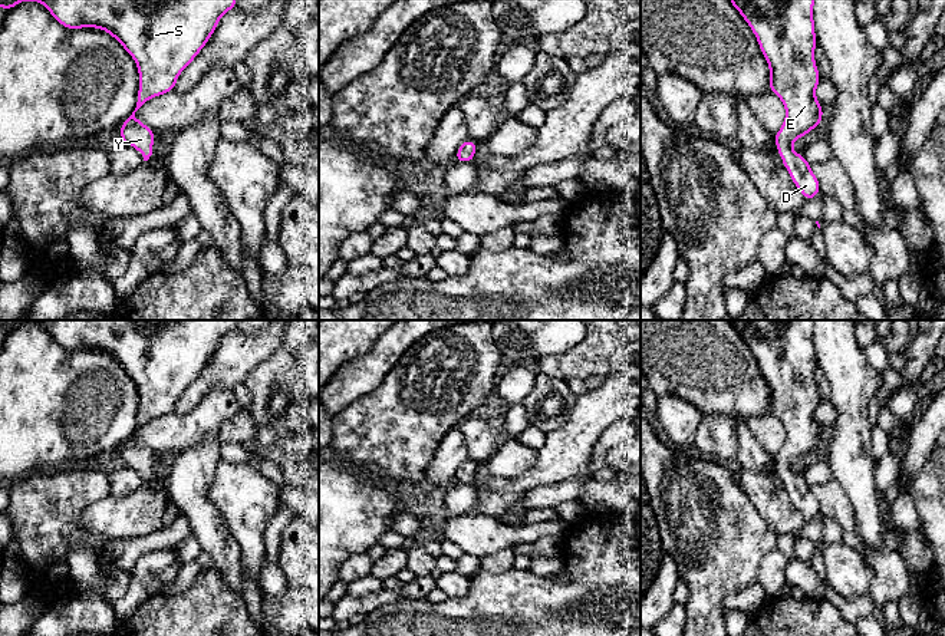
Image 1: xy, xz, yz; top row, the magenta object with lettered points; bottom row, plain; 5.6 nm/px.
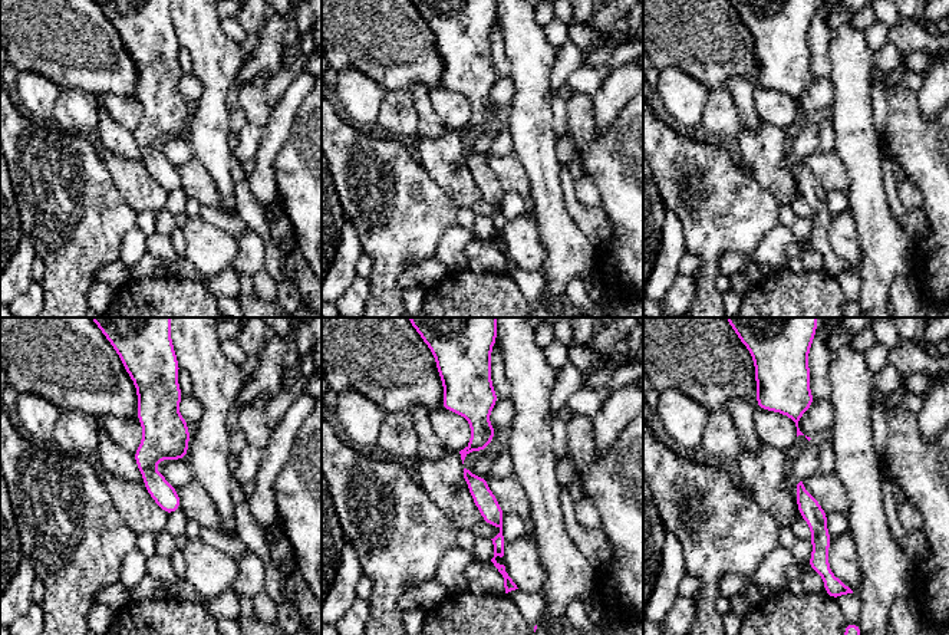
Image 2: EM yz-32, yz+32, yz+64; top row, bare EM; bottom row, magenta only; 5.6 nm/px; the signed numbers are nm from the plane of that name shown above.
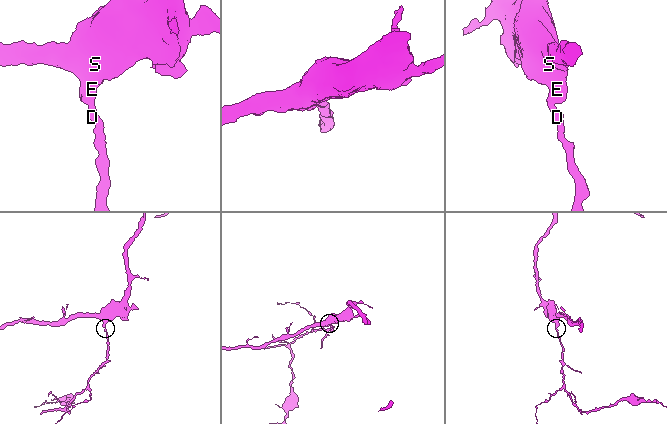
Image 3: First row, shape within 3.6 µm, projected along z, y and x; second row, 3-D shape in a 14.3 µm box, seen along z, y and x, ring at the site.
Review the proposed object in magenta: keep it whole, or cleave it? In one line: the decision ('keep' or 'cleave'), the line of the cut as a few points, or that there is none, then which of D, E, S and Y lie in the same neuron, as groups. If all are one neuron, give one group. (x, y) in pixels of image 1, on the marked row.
keep | no cut | D E S Y

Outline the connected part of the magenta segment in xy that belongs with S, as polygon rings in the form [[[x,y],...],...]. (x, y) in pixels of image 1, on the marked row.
[[[32,0],[46,6],[47,11],[66,29],[96,27],[108,32],[134,57],[139,73],[138,102],[132,115],[121,123],[119,138],[125,145],[136,148],[144,161],[152,155],[155,132],[135,118],[135,112],[154,96],[175,89],[180,73],[195,59],[213,36],[220,19],[237,0]]]

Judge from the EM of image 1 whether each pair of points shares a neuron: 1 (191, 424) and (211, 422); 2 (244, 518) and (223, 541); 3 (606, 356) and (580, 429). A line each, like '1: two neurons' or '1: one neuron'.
1: one neuron
2: two neurons
3: two neurons

